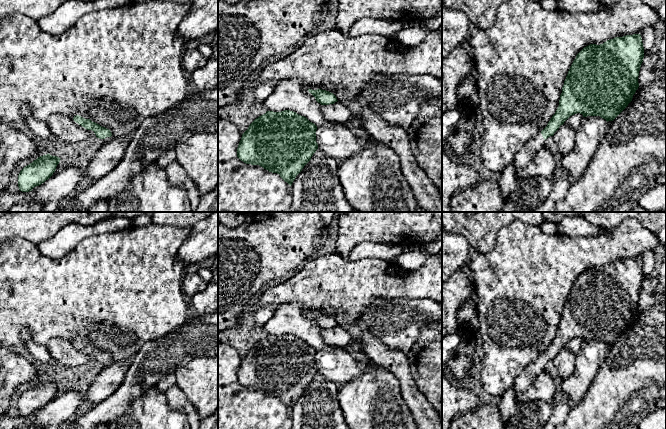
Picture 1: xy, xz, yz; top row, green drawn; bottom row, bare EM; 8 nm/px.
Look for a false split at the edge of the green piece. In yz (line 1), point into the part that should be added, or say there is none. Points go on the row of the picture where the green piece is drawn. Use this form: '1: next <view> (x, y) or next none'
1: next yz (526, 154)

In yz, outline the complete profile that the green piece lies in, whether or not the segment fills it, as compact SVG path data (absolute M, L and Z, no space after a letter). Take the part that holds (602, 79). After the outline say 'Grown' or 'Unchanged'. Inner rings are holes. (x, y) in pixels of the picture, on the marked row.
M640 34L615 37L600 45L590 44L584 47L576 55L568 71L555 114L547 126L515 155L512 163L516 178L518 172L525 169L544 147L545 140L553 136L570 116L580 113L583 117L600 116L607 122L613 121L632 101L639 87L638 76L643 58L644 47Z. Grown

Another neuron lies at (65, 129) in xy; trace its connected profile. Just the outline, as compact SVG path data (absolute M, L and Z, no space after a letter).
M53 114L45 123L50 132L61 142L72 145L88 139L88 130L76 123L73 119L65 116Z

